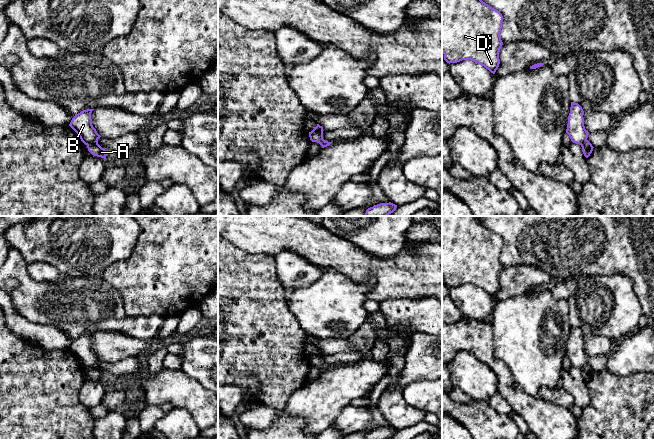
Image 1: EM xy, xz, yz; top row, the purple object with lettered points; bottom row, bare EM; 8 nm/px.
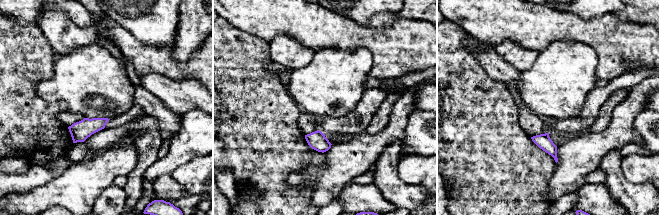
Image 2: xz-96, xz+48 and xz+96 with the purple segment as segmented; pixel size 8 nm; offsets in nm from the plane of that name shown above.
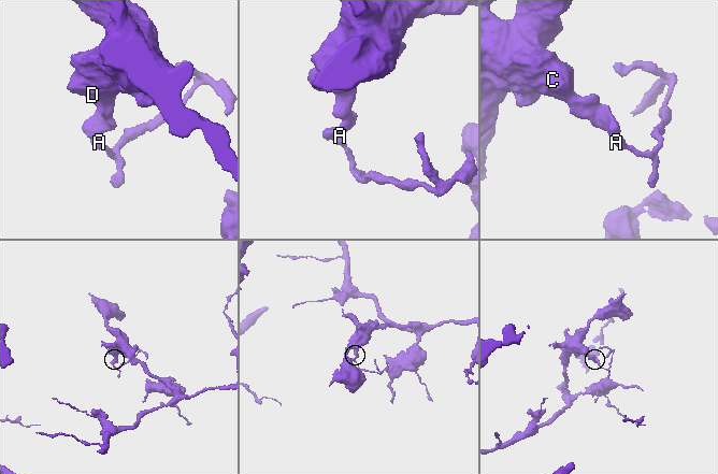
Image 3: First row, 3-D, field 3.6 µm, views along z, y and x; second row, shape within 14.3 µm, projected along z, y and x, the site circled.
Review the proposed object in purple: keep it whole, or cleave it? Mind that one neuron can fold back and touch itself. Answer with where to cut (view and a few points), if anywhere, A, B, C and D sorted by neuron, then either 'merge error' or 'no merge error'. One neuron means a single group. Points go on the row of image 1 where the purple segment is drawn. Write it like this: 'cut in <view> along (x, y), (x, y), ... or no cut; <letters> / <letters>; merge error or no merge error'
cut in xy along (97, 142), (86, 144); A / B C D; merge error

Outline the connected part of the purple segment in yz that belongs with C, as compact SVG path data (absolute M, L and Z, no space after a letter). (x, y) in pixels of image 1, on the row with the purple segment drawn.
M442 0L442 53L447 63L474 61L495 74L499 67L503 16L482 0Z

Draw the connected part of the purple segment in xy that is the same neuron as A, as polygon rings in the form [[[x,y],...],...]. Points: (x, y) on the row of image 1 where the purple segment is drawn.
[[[98,143],[87,144],[87,148],[92,155],[106,159],[107,152]]]

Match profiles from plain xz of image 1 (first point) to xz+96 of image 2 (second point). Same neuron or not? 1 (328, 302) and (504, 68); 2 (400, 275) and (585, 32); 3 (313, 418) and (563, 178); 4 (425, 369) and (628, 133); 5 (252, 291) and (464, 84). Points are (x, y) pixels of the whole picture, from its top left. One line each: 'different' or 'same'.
1: different
2: same
3: same
4: different
5: same

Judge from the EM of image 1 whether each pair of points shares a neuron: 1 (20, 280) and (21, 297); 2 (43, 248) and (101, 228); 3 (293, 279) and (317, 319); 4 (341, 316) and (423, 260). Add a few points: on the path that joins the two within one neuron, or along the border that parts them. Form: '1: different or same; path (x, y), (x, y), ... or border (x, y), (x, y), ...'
1: same; path (17, 284), (17, 293)
2: same; path (57, 235), (75, 228), (87, 228)
3: different; border (320, 277), (307, 285), (300, 285), (292, 289)
4: different; border (352, 279), (373, 278), (367, 298)

